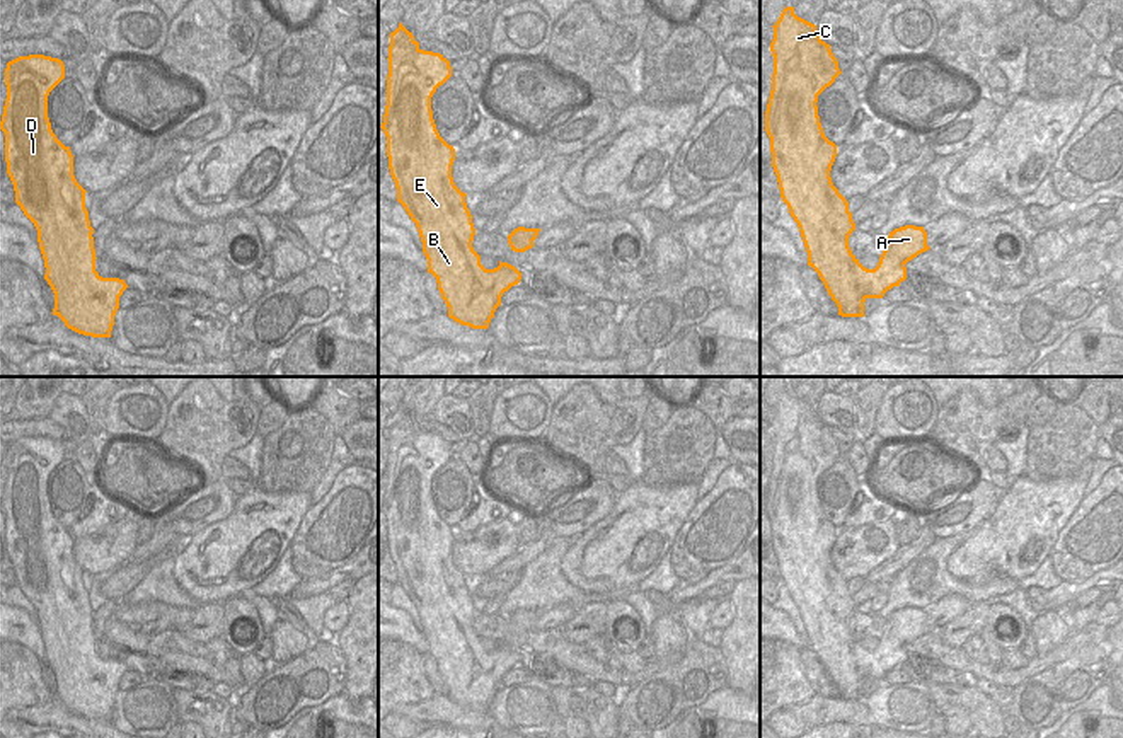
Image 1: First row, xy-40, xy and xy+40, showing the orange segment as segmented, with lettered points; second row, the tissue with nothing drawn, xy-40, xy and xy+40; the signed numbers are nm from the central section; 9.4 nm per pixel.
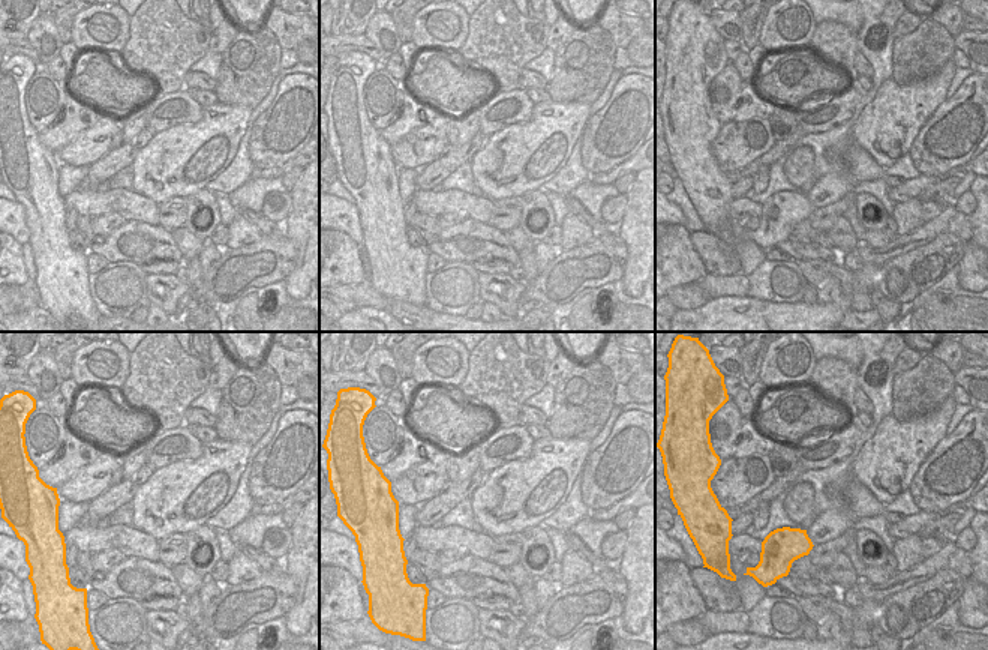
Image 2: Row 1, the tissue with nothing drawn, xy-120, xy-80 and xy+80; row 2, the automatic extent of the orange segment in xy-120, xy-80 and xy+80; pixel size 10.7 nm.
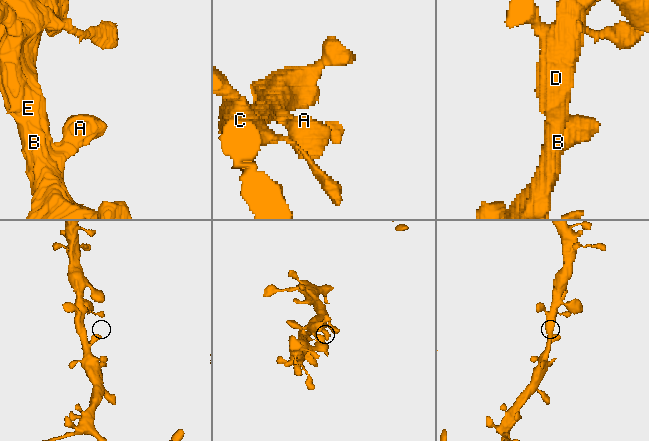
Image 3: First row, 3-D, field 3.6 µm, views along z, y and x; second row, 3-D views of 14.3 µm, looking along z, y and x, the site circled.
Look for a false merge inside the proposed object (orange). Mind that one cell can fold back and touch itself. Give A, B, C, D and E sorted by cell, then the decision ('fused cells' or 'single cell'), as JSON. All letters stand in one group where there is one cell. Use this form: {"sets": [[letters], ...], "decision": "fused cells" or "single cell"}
{"sets": [["A", "B", "C", "D", "E"]], "decision": "single cell"}

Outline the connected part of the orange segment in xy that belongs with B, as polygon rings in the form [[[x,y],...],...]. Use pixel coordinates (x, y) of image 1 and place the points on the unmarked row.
[[[402,404],[390,414],[387,441],[387,487],[380,510],[387,518],[389,551],[397,569],[397,583],[418,608],[428,654],[436,660],[448,699],[472,711],[487,711],[503,675],[520,665],[521,654],[501,643],[498,649],[486,651],[472,629],[475,610],[465,585],[467,576],[452,559],[455,530],[440,518],[431,493],[433,476],[452,458],[450,443],[440,435],[421,431]]]

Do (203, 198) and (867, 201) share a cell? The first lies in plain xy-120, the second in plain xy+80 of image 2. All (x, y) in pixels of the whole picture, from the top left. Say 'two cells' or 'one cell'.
one cell

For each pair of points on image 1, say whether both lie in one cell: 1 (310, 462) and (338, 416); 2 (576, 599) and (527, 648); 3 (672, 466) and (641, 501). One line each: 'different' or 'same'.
1: different
2: different
3: different

